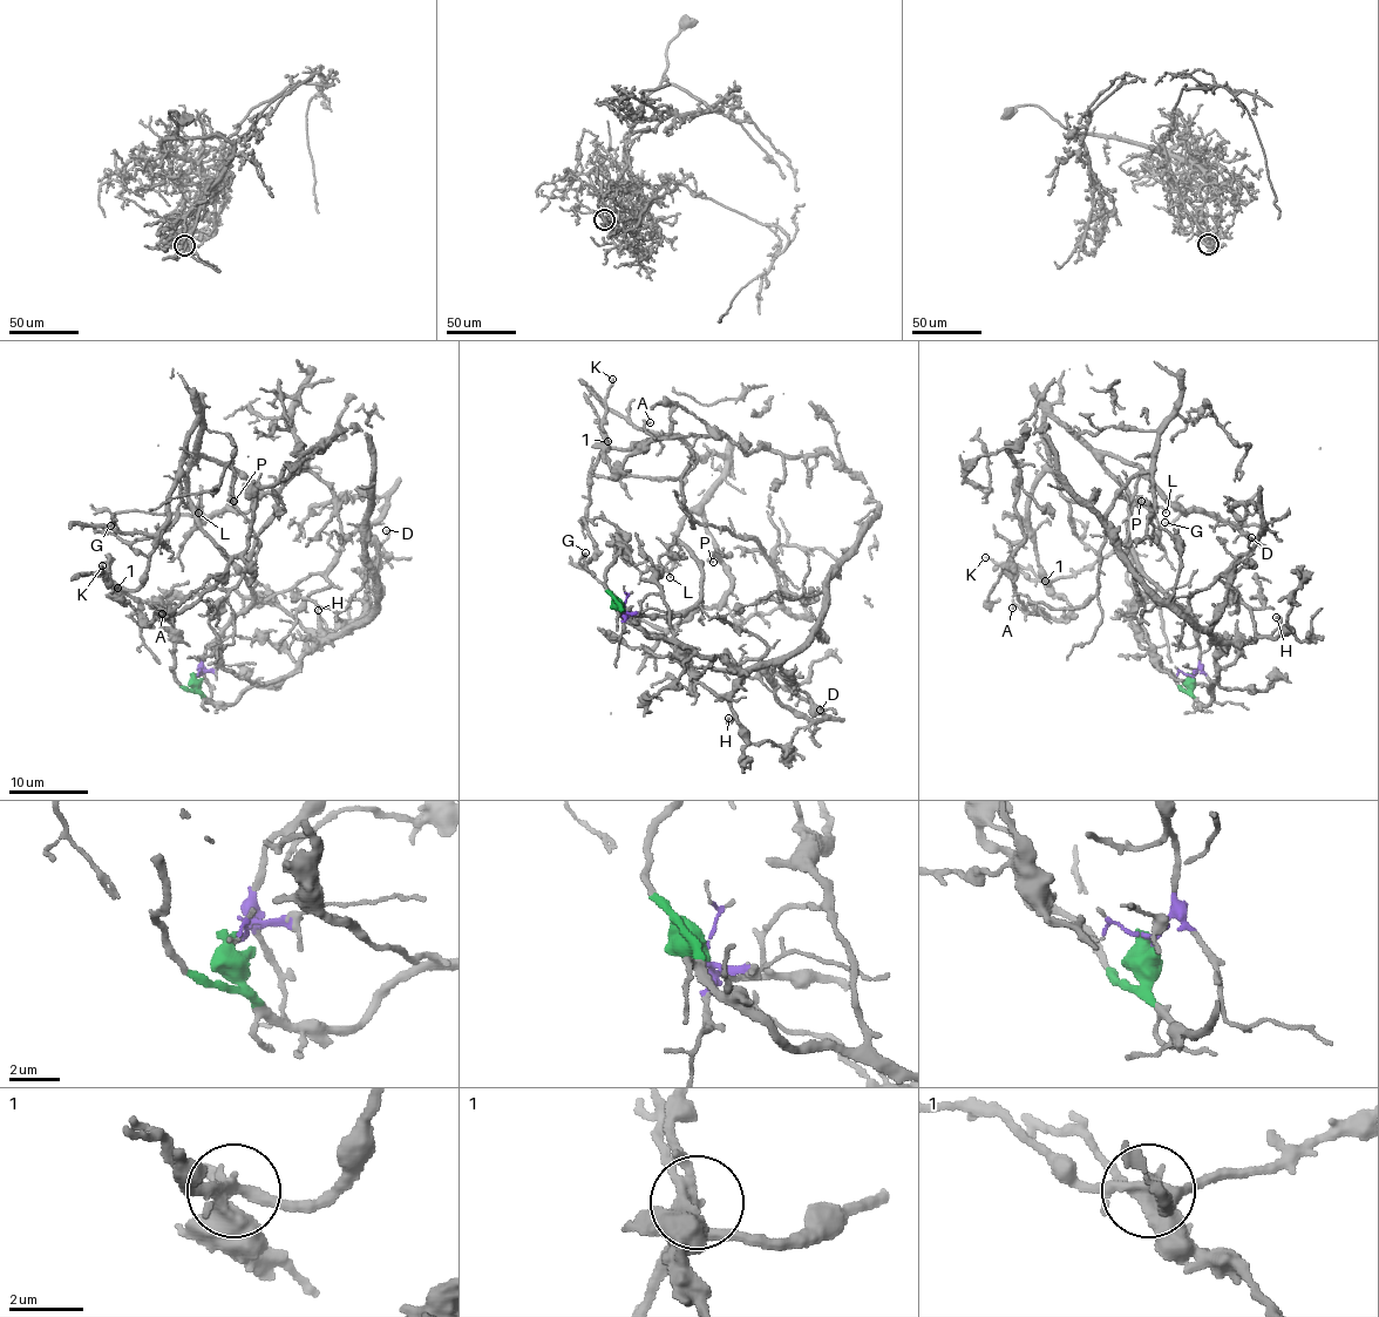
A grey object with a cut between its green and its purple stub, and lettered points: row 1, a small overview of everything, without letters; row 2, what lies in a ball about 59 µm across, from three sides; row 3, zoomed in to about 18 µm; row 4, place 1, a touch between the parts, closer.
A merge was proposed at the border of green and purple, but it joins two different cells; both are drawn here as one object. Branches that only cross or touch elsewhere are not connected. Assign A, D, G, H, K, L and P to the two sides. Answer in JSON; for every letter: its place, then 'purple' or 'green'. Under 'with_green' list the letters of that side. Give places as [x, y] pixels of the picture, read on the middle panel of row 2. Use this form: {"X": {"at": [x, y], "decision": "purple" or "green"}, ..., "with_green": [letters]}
{"A": {"at": [650, 422], "decision": "green"}, "D": {"at": [820, 710], "decision": "green"}, "G": {"at": [585, 552], "decision": "purple"}, "H": {"at": [728, 718], "decision": "green"}, "K": {"at": [612, 379], "decision": "purple"}, "L": {"at": [670, 577], "decision": "purple"}, "P": {"at": [713, 562], "decision": "purple"}, "with_green": ["A", "D", "H"]}

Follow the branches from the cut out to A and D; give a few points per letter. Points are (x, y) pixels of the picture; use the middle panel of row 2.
A: (617, 605), (738, 669), (781, 660), (880, 508), (824, 453), (745, 455), (651, 422)
D: (617, 605), (643, 632), (701, 656), (719, 654), (738, 669), (773, 664), (790, 676), (820, 710)

